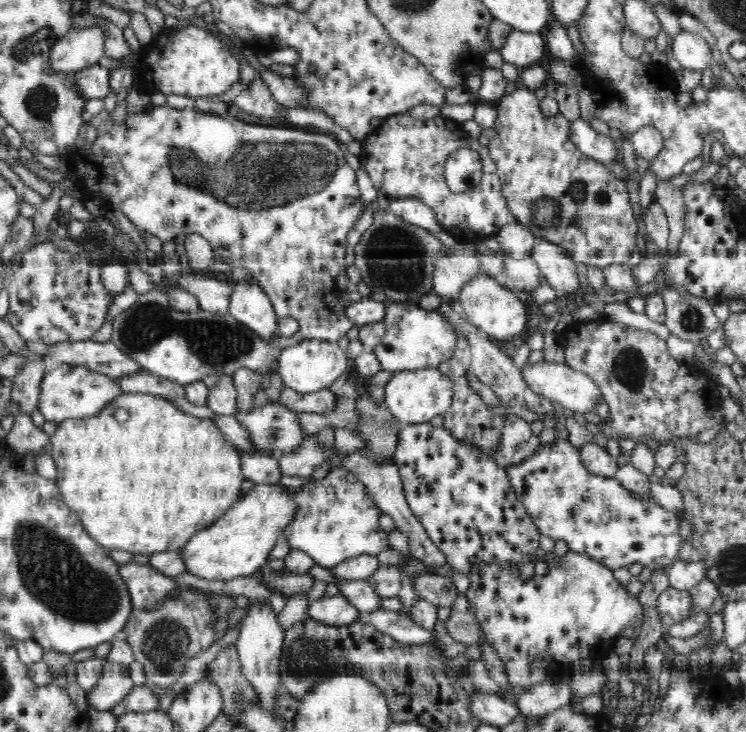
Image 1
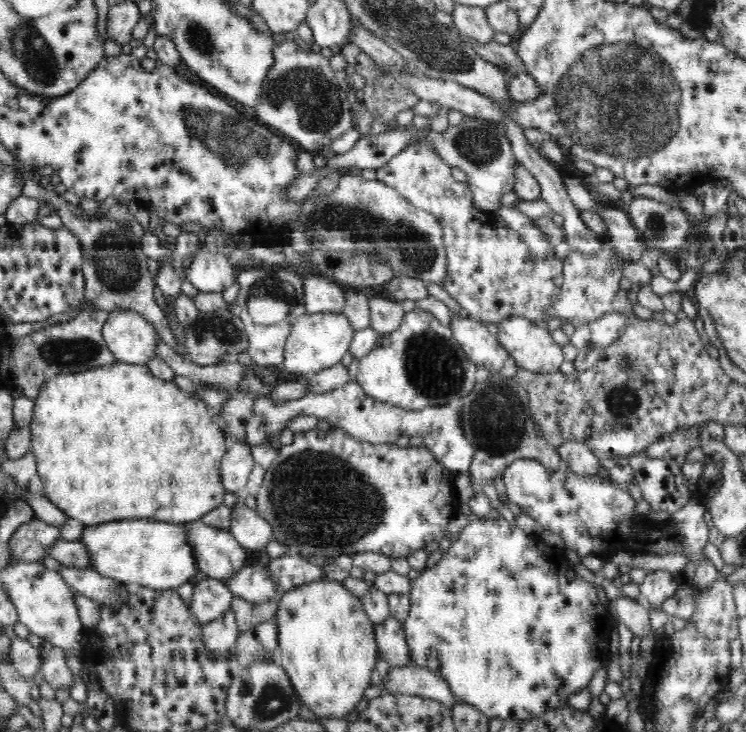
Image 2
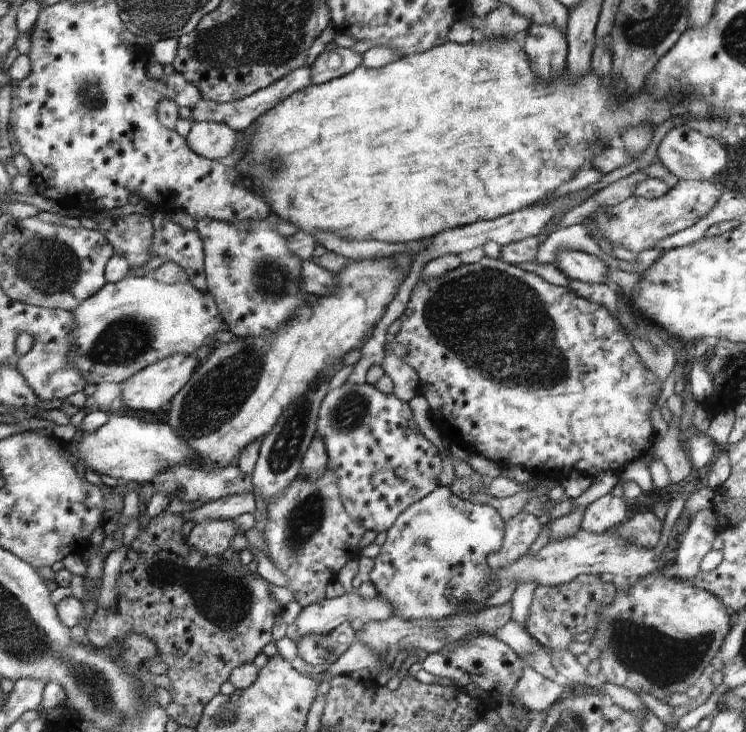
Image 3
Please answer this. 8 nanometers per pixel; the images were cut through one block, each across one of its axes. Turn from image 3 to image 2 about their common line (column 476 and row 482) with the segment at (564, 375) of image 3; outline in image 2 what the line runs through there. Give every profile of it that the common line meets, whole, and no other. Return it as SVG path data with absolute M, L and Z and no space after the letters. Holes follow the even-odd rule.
M316 427L296 433L292 444L282 445L277 451L276 460L265 470L258 489L255 511L270 523L274 539L305 558L374 552L390 558L407 558L416 549L425 549L429 542L440 541L448 533L450 518L460 504L453 490L455 477L424 446L372 444L358 441L341 429L323 432Z

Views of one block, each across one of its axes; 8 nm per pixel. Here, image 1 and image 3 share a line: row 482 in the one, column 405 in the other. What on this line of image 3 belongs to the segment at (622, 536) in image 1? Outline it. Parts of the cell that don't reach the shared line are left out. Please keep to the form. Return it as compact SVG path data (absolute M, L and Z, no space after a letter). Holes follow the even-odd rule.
M438 486L432 490L428 496L408 506L387 530L386 541L381 545L380 552L375 557L374 566L370 574L368 574L368 581L373 583L374 588L377 590L377 596L386 599L392 605L394 615L409 621L416 621L417 619L439 621L440 619L445 619L446 617L460 613L475 615L486 608L484 604L485 600L488 600L488 597L492 596L500 587L495 577L496 574L494 574L489 567L487 558L489 554L498 552L501 549L504 533L505 522L500 518L500 515L493 506L474 504L466 499L457 497L448 487Z

